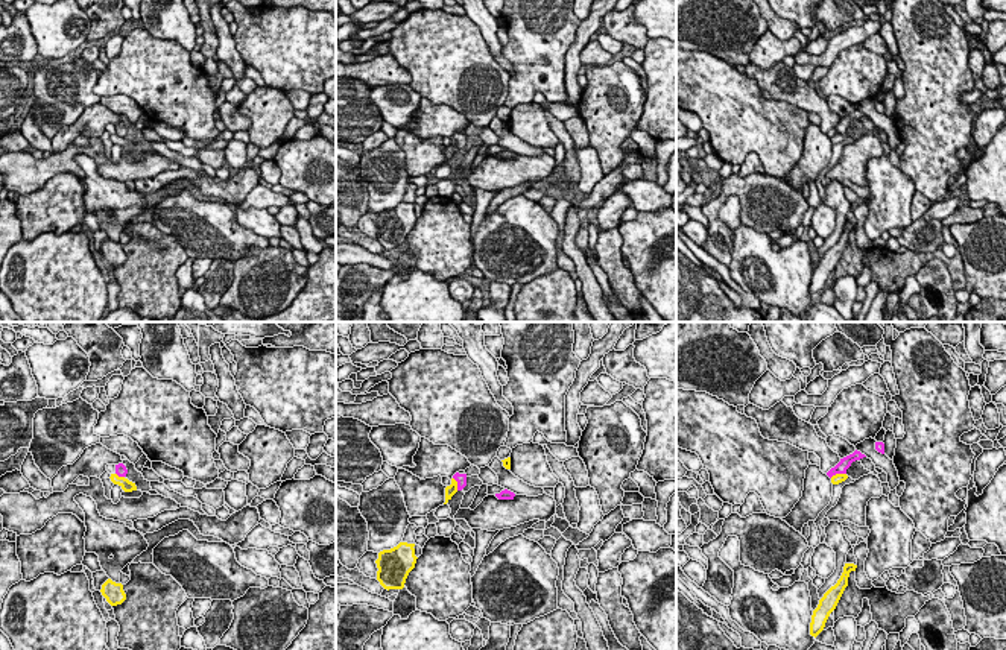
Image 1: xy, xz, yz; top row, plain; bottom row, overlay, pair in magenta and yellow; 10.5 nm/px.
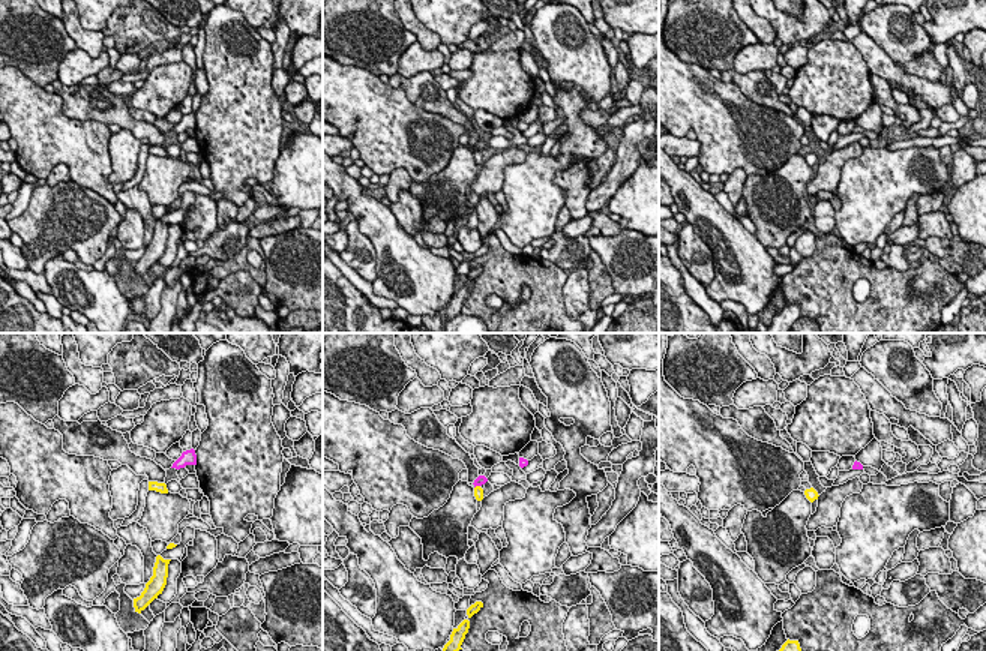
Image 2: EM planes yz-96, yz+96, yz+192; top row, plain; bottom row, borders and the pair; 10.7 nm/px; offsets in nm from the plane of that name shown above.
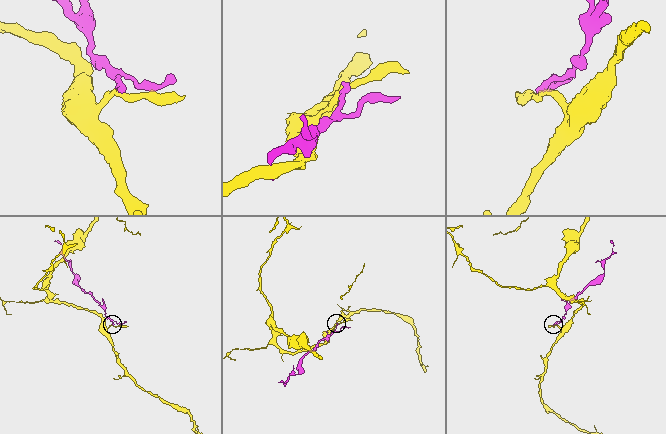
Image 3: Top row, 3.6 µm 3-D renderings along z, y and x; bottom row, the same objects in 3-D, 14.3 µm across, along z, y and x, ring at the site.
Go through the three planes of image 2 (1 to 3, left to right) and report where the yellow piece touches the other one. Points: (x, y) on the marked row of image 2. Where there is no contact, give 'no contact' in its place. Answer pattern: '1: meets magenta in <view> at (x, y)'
1: no contact
2: meets magenta in yz+96 at (476, 485)
3: no contact

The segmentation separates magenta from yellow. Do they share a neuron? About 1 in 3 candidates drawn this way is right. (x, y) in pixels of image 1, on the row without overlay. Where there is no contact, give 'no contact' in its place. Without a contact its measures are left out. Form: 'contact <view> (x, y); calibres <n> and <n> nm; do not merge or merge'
contact xz (458, 143); calibres 120 and 120 nm; do not merge

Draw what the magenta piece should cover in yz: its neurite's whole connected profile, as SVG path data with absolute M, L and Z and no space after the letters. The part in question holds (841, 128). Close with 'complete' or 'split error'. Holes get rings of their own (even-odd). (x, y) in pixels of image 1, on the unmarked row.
M856 109L853 114L840 118L840 121L834 128L831 128L827 135L831 138L836 134L846 134L846 129L851 126L851 123L863 117L866 115Z; complete

